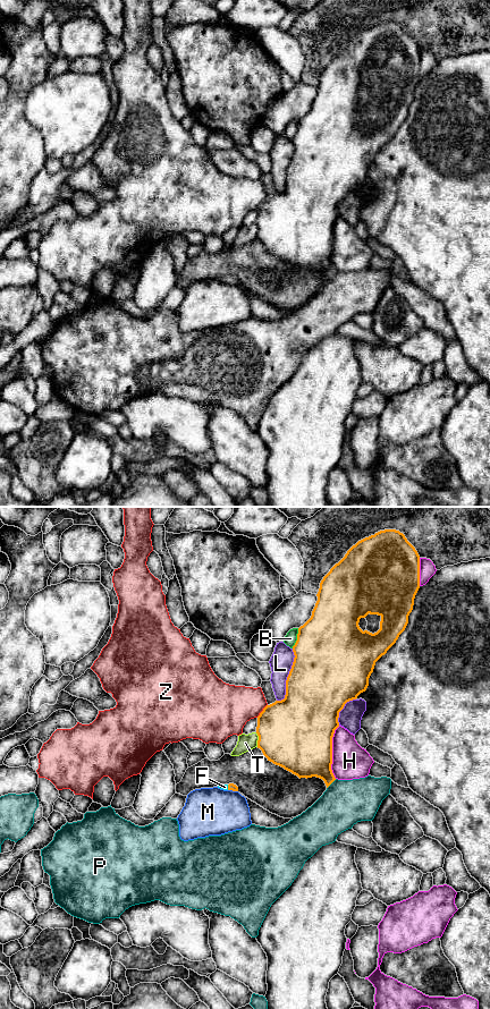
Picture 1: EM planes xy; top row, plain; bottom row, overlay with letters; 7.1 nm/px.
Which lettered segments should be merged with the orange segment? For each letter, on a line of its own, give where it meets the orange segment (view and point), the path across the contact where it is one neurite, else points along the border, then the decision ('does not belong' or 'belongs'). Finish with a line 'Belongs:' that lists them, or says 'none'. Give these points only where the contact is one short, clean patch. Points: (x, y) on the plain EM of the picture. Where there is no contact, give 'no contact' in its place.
B: contact xy (297, 130); does not belong
F: contact xy (228, 279); way xy (233, 279), (228, 279), (225, 279); belongs
H: contact xy (331, 244); does not belong
L: contact xy (287, 169); does not belong
M: contact xy (233, 282); does not belong
P: contact xy (331, 274); does not belong
T: contact xy (259, 231); does not belong
Z: contact xy (262, 203); border xy (267, 196), (256, 209); does not belong
Belongs: F

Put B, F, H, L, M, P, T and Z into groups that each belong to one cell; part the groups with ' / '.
B / F / H / L / M / P / T / Z

